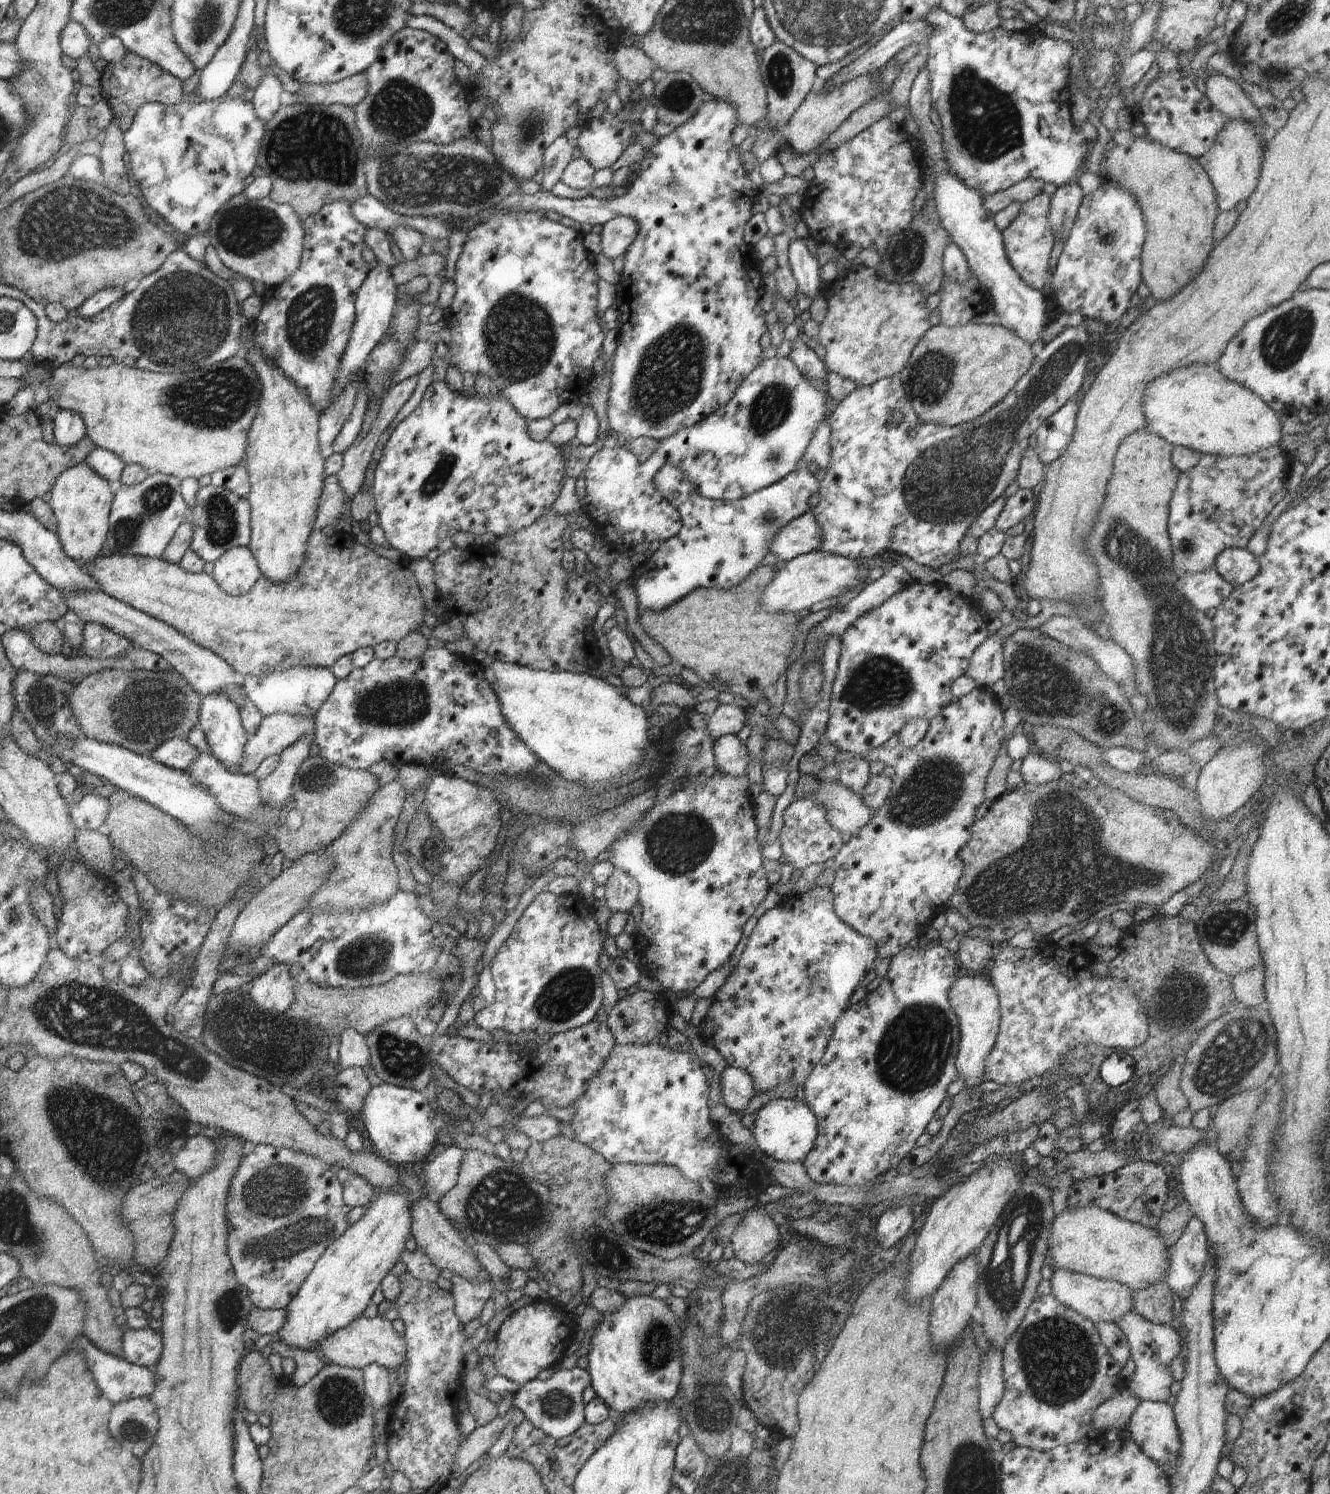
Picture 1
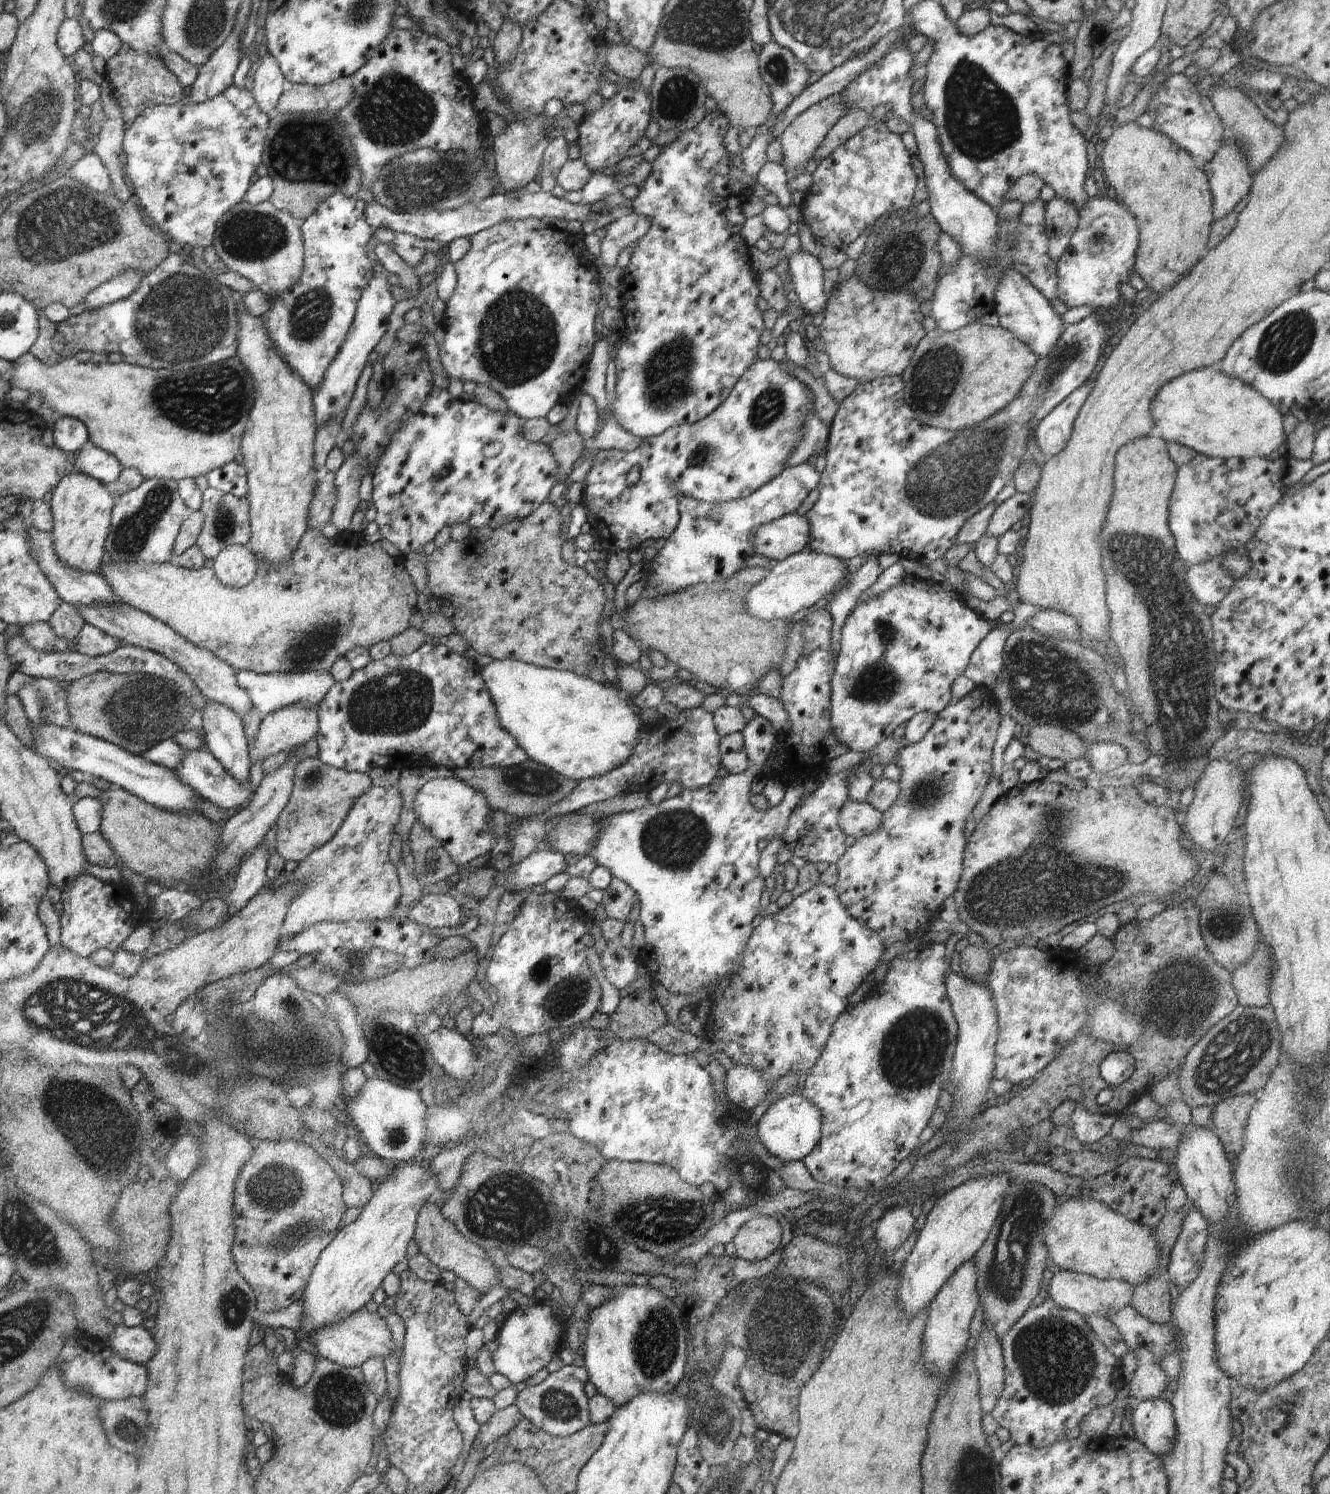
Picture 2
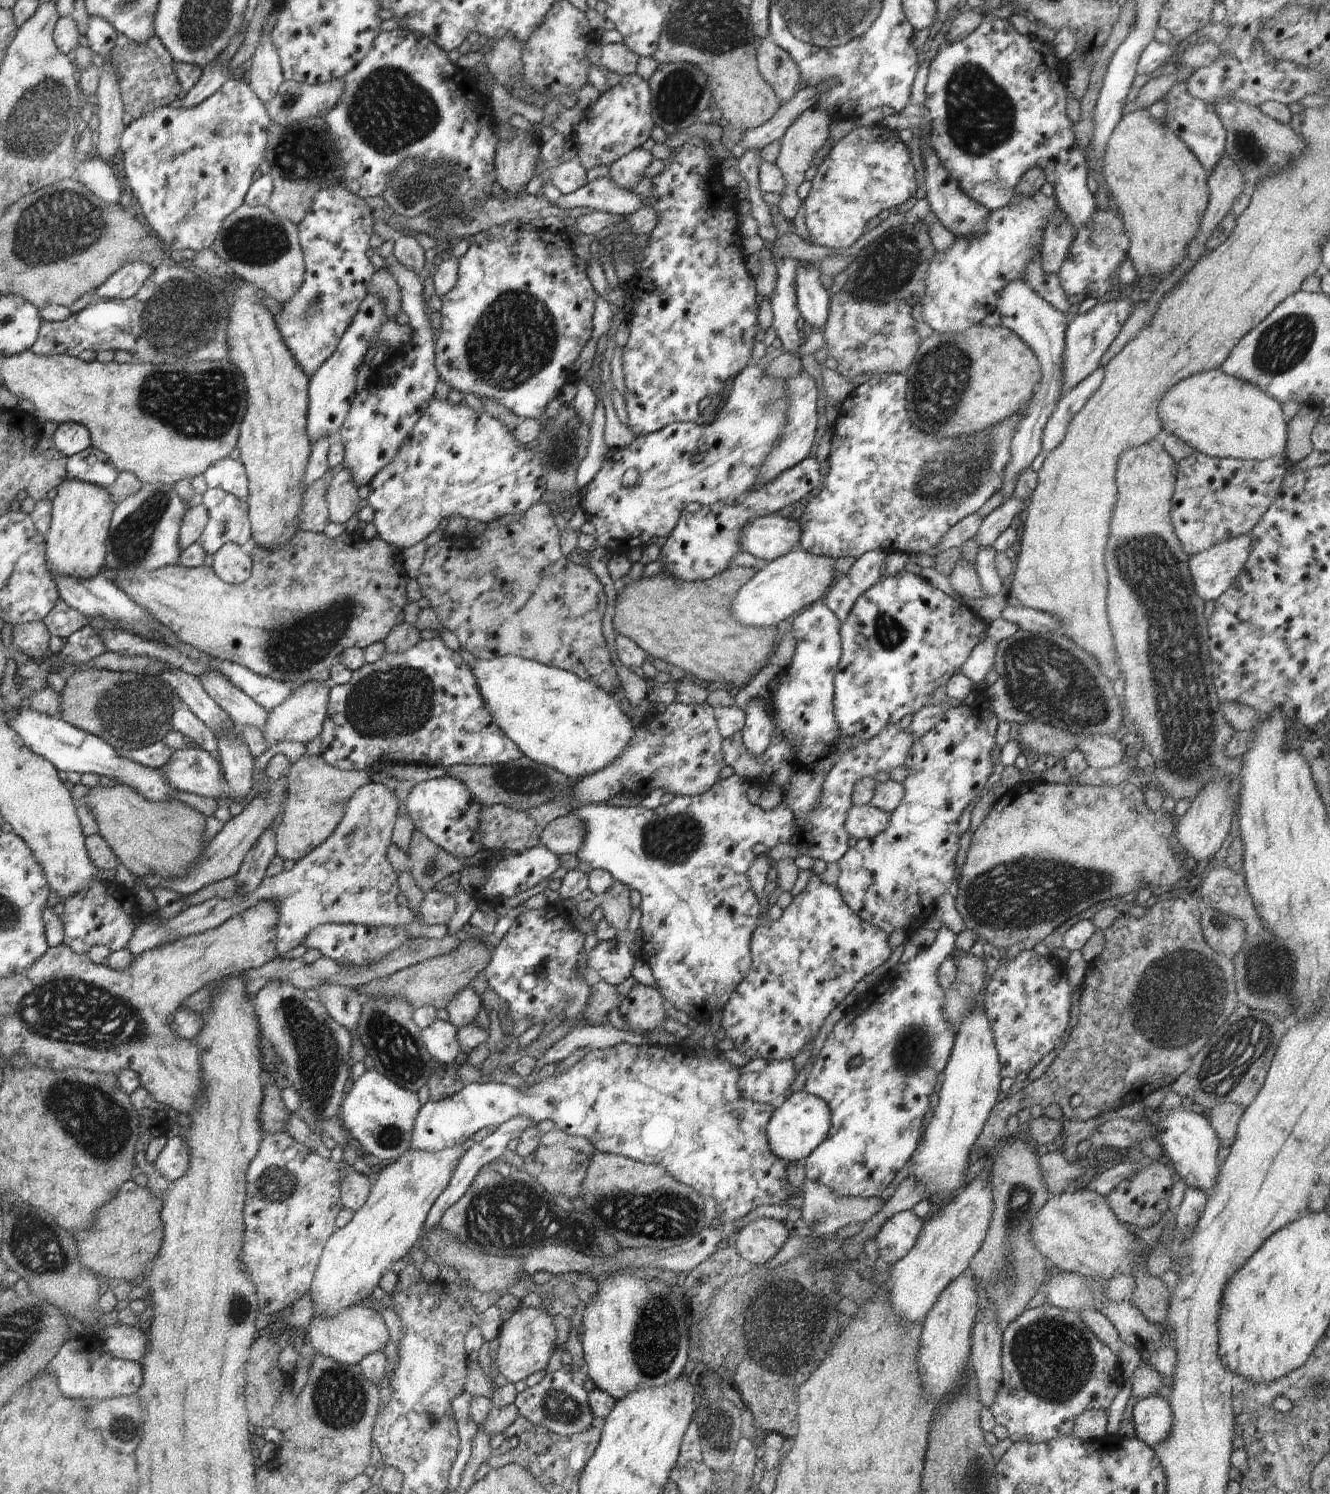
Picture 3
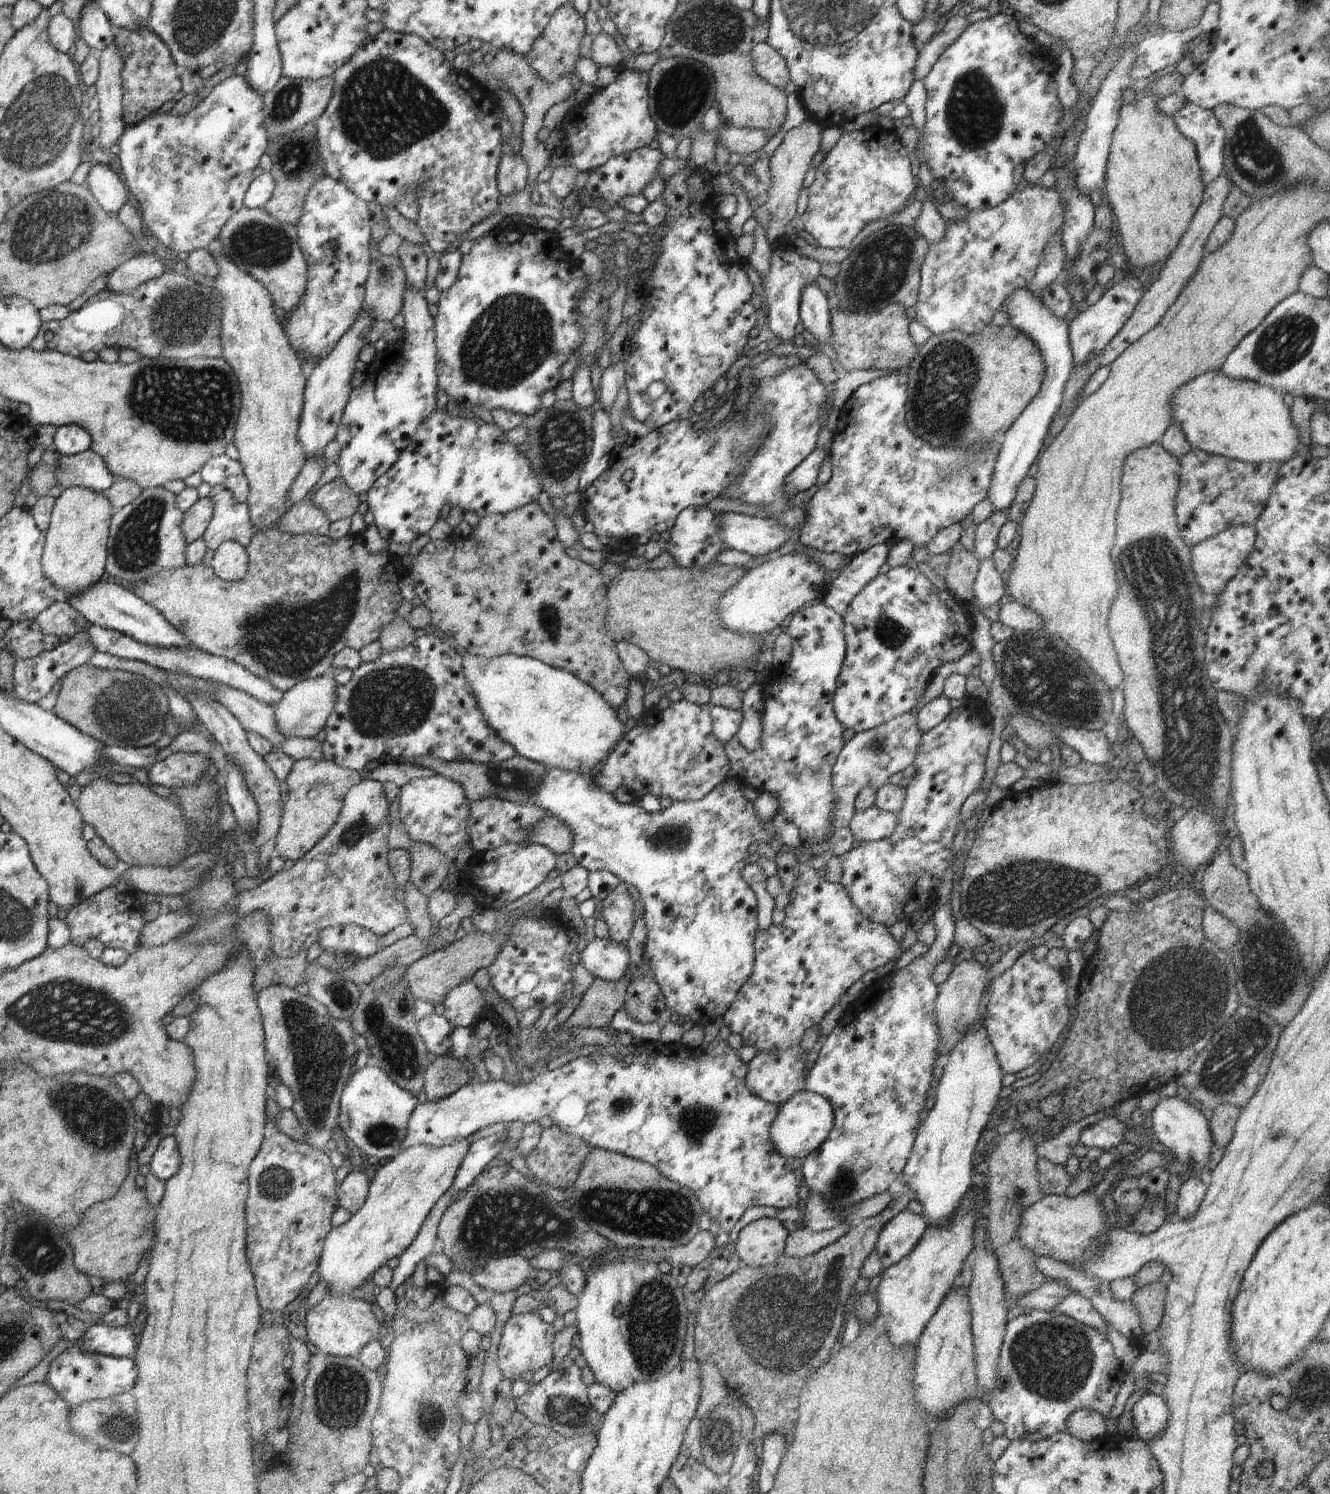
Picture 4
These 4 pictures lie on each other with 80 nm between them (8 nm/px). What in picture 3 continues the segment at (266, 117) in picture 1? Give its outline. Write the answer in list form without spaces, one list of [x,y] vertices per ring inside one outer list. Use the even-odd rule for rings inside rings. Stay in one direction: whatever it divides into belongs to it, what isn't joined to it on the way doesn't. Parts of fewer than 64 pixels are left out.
[[[270,35],[260,36],[251,59],[252,67],[245,79],[265,107],[276,96],[279,86],[285,81],[281,60]]]

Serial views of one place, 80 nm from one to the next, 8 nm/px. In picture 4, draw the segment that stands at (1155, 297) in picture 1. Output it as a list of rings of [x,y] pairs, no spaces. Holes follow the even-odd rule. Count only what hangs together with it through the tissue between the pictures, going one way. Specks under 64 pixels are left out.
[[[1149,94],[1144,95],[1141,100],[1123,104],[1118,116],[1118,125],[1114,128],[1107,160],[1103,195],[1112,209],[1121,249],[1136,273],[1170,258],[1170,254],[1176,250],[1178,242],[1190,228],[1190,222],[1202,202],[1205,190],[1200,180],[1196,146],[1178,130],[1170,114],[1164,114],[1157,108],[1158,100],[1158,96]]]

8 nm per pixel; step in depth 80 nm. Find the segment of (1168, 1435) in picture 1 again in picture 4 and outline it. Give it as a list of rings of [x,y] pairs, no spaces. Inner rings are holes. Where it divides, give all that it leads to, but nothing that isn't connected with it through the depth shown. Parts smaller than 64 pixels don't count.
[[[1146,1393],[1134,1404],[1132,1416],[1138,1438],[1148,1443],[1164,1432],[1170,1414],[1161,1396]]]

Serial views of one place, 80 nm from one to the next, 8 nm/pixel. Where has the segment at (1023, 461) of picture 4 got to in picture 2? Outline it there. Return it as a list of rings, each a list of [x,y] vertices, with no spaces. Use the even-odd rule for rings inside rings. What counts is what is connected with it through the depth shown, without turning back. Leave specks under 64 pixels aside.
[[[1010,267],[998,280],[994,293],[994,310],[998,314],[999,326],[1013,332],[1039,357],[1049,355],[1058,342],[1066,324],[1062,324],[1049,300],[1028,282],[1015,268]]]

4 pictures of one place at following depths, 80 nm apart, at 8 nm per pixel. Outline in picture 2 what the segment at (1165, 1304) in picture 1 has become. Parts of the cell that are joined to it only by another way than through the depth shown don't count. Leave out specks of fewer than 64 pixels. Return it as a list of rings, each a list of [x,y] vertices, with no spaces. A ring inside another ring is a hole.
[[[1158,1275],[1133,1287],[1130,1305],[1150,1322],[1171,1325],[1172,1301],[1166,1276]]]

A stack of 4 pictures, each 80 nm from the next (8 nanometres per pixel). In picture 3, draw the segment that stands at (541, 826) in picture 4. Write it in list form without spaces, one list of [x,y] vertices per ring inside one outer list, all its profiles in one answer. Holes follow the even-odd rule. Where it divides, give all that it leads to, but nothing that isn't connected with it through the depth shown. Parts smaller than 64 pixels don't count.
[[[568,813],[546,825],[541,834],[540,844],[557,855],[577,854],[584,837],[583,822],[576,815]]]

